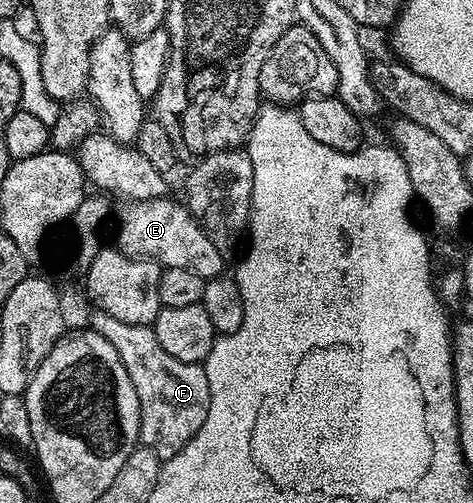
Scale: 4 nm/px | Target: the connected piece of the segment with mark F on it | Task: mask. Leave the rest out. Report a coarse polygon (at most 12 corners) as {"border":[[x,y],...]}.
{"border":[[98,310],[141,406],[139,439],[172,460],[209,414],[203,364],[173,358],[154,327]]}

